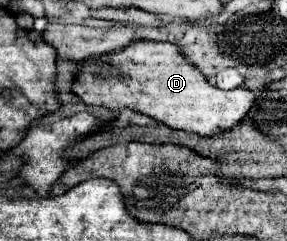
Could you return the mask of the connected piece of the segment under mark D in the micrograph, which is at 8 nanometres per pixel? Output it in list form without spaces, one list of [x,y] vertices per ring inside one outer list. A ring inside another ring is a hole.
[[[136,41],[124,51],[104,55],[100,59],[104,69],[82,69],[76,75],[72,91],[88,105],[104,105],[112,111],[128,107],[132,111],[154,117],[172,129],[182,129],[198,135],[220,135],[236,127],[252,103],[256,93],[246,87],[236,87],[222,91],[214,87],[200,69],[190,63],[180,47],[172,43],[156,41]]]

